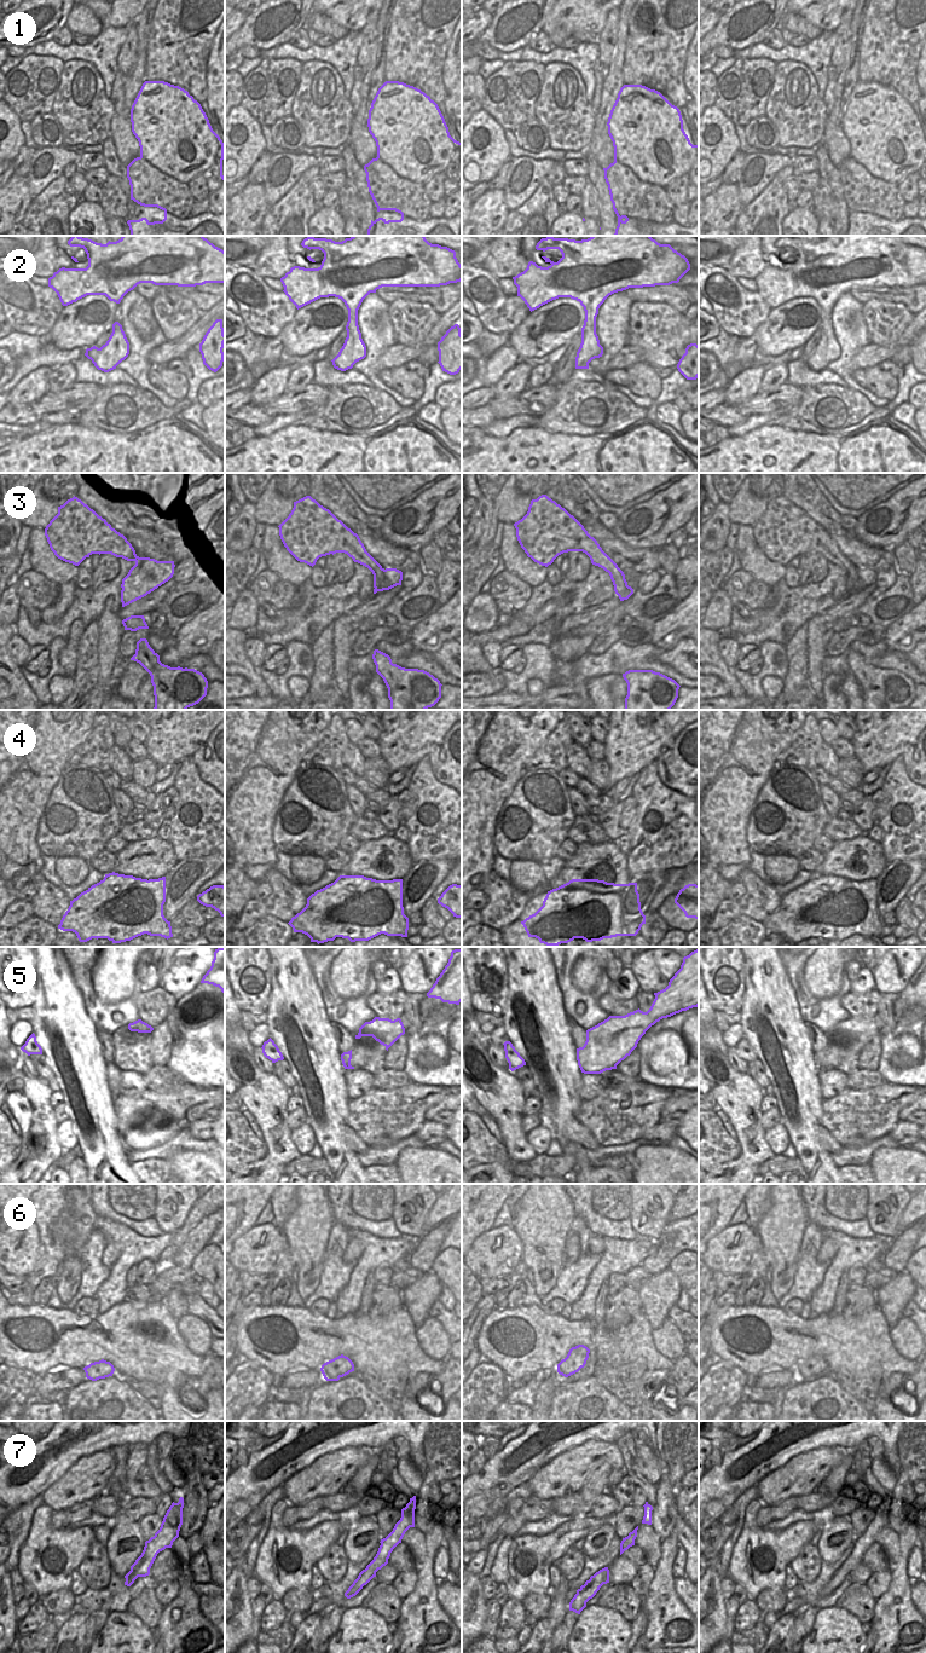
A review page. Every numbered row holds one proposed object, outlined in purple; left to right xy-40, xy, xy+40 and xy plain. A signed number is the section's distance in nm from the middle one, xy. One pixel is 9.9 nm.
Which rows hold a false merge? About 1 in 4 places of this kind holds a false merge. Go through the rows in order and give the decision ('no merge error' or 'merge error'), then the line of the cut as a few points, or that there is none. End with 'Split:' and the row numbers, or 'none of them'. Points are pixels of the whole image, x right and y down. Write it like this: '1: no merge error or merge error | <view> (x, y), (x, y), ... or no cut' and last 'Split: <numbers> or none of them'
1: merge error | xy (377, 156), (412, 183), (428, 183), (461, 162)
2: no merge error | no cut
3: merge error | xy (386, 570), (383, 589)
4: no merge error | no cut
5: no merge error | no cut
6: no merge error | no cut
7: no merge error | no cut
Split: 1, 3

